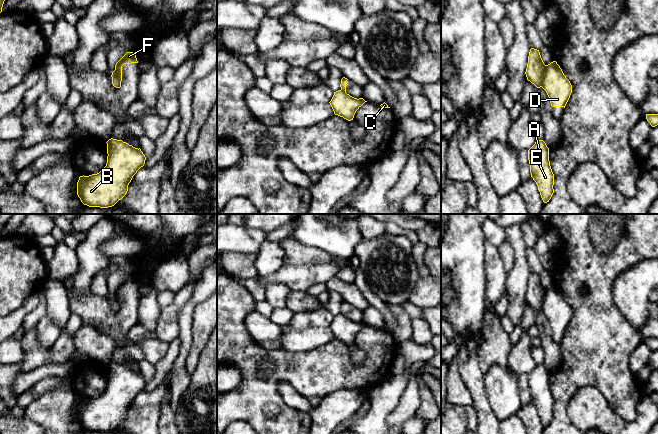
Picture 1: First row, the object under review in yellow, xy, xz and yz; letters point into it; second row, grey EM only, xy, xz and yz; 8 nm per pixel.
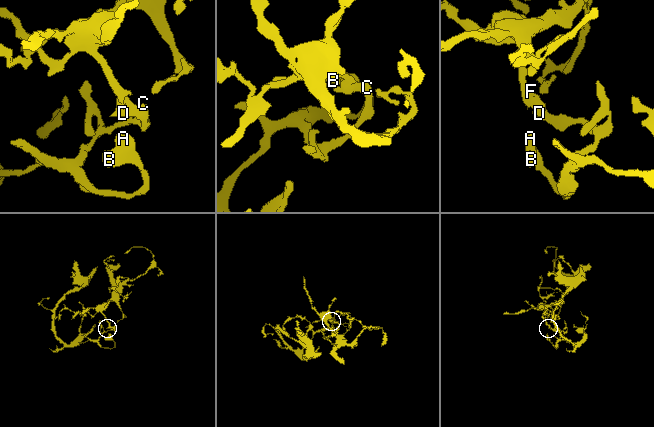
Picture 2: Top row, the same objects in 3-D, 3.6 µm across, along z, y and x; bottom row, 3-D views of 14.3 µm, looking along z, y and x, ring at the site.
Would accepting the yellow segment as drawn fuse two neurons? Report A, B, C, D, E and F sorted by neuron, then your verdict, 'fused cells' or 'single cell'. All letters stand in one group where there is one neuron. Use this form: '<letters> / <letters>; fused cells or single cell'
A B C D E / F; fused cells

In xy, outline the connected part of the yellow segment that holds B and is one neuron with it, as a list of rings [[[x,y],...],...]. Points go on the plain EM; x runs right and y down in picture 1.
[[[113,362],[106,367],[106,390],[97,398],[80,400],[77,406],[77,419],[89,431],[114,430],[126,419],[133,400],[145,388],[140,372]]]

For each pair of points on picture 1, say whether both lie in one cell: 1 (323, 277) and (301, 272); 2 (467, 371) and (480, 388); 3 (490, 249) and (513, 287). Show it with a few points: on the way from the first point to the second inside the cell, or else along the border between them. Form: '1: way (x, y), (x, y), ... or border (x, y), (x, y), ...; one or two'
1: way (318, 274), (306, 274); one
2: way (471, 375), (476, 384); one
3: border (507, 273), (506, 289), (504, 291); two

